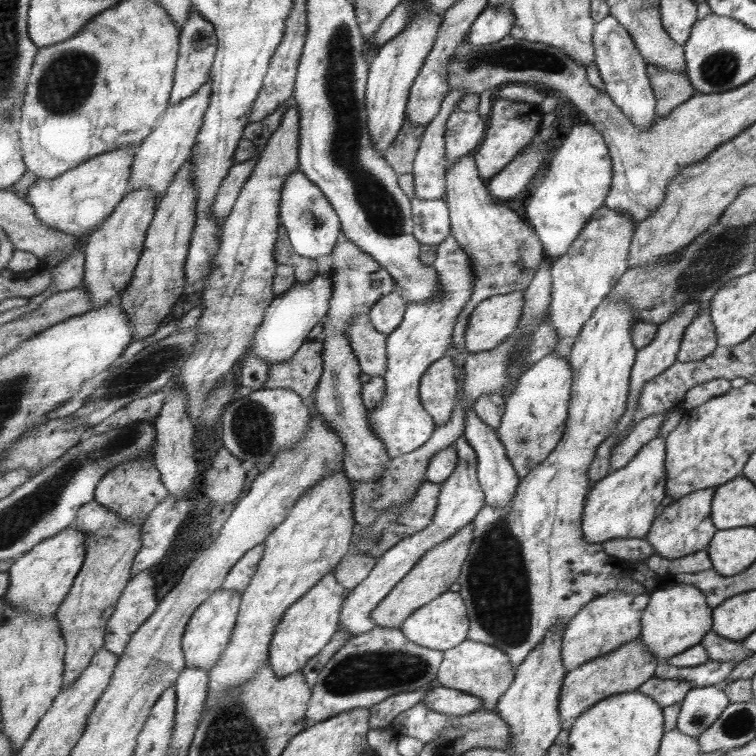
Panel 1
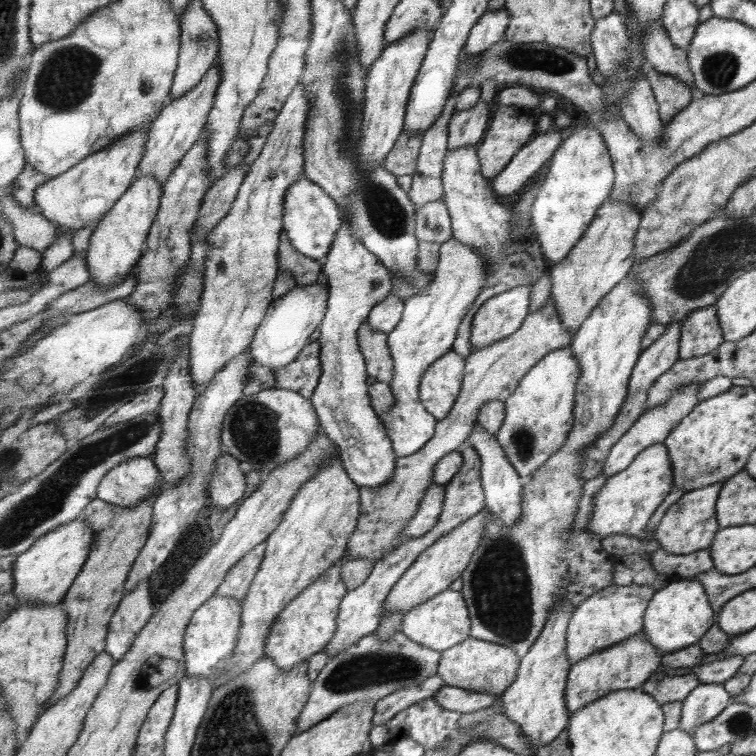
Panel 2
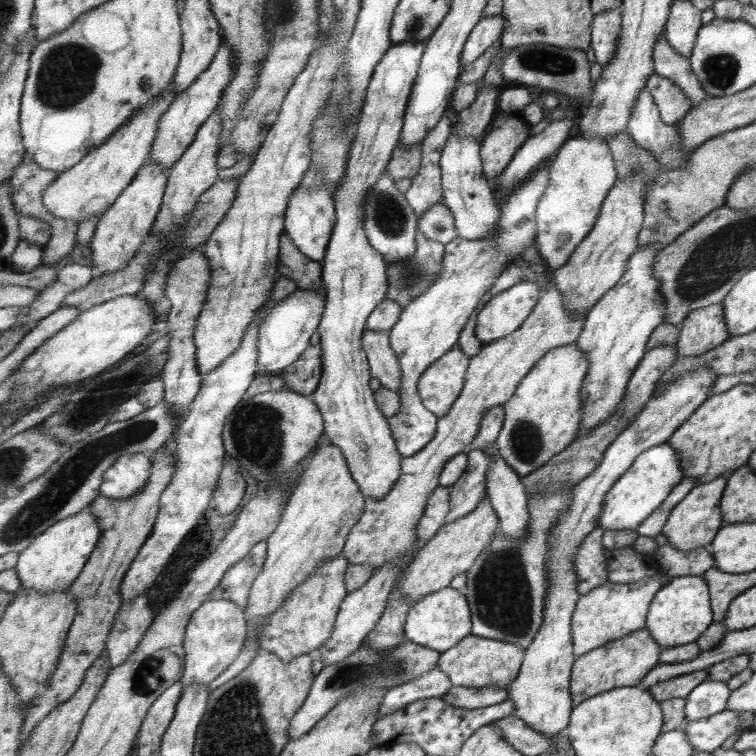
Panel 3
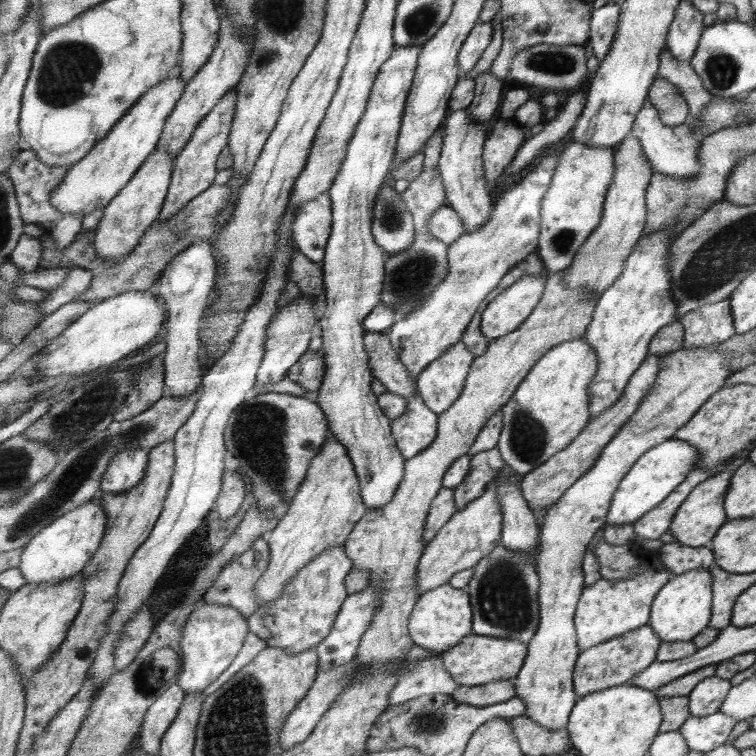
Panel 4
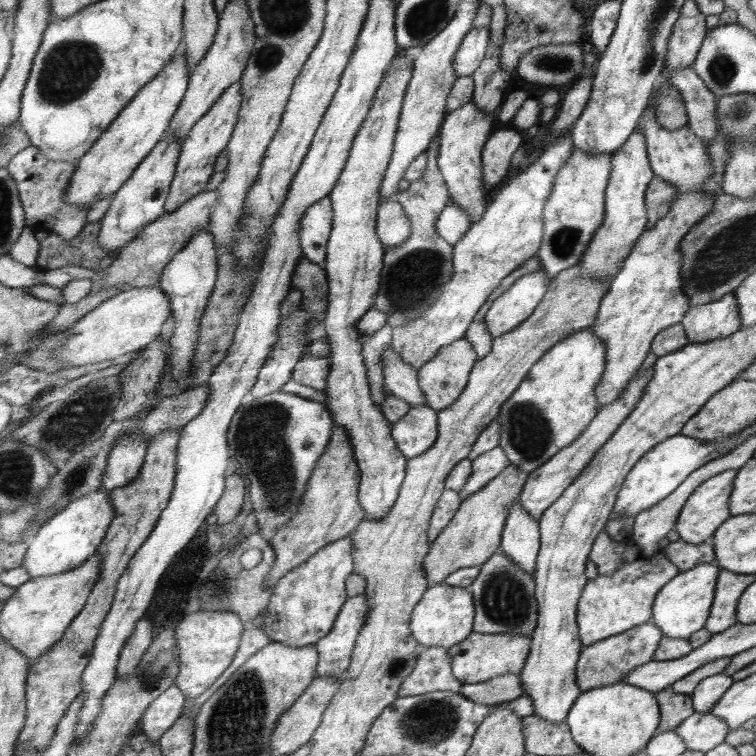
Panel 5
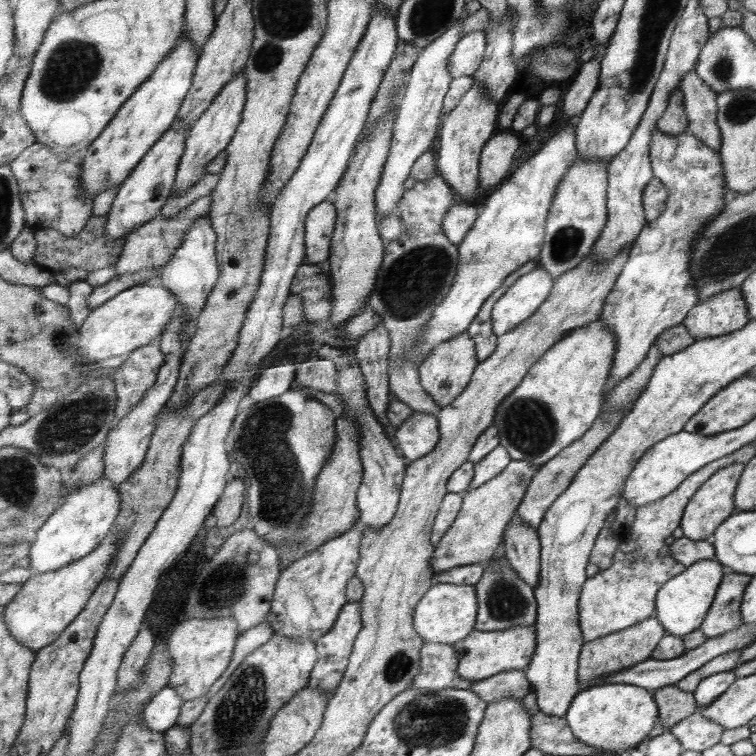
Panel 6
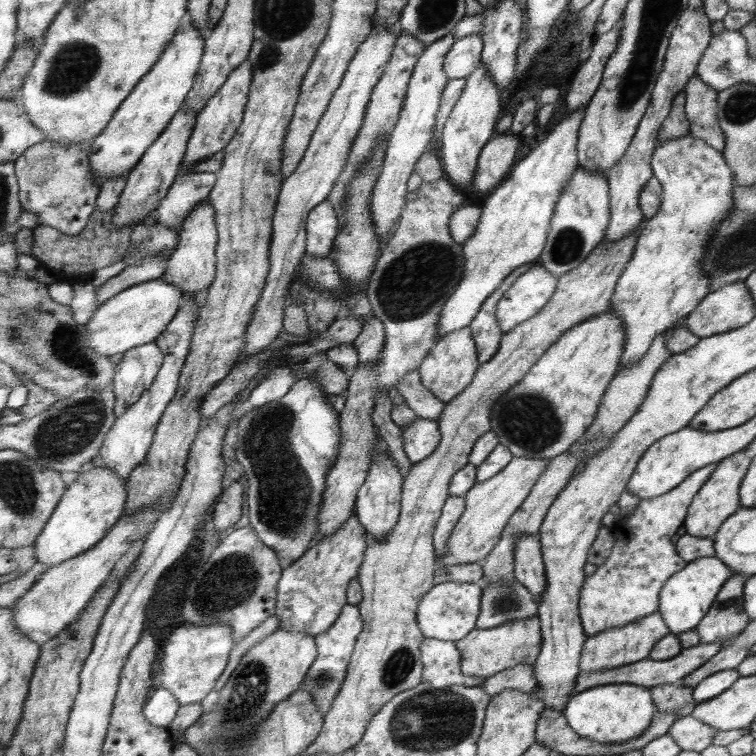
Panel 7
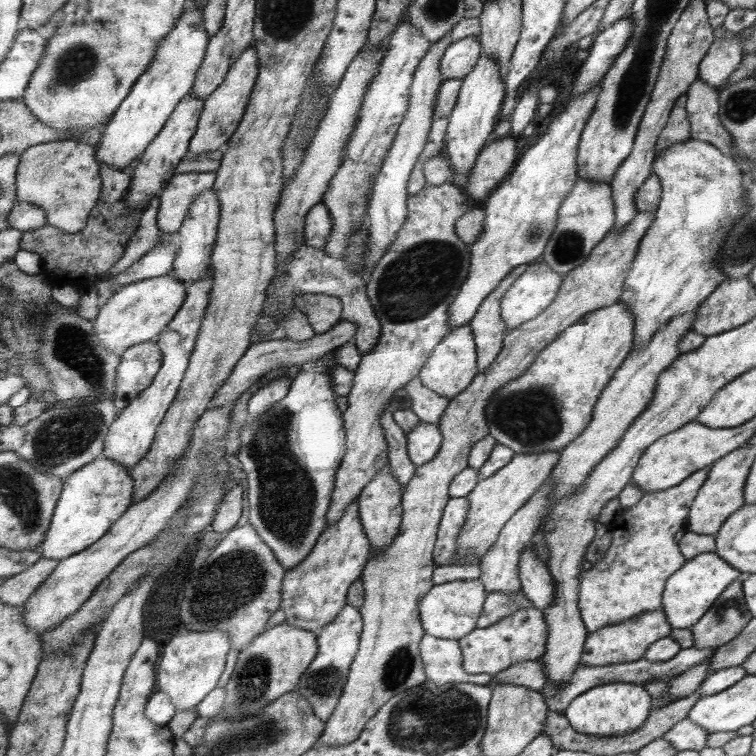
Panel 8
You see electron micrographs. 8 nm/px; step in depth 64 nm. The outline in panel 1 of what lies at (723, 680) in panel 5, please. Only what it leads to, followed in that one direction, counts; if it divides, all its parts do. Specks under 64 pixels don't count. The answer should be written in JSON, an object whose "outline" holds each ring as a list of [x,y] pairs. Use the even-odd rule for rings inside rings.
{"outline":[[[715,685],[691,687],[680,704],[676,729],[696,739],[717,720],[728,704],[728,698]]]}

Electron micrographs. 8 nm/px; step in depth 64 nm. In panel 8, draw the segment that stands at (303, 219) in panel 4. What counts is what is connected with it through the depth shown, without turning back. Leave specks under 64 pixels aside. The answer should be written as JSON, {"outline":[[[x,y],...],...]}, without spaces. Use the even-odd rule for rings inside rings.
{"outline":[[[325,203],[316,204],[306,218],[306,242],[325,251],[332,235],[333,225],[329,207]]]}

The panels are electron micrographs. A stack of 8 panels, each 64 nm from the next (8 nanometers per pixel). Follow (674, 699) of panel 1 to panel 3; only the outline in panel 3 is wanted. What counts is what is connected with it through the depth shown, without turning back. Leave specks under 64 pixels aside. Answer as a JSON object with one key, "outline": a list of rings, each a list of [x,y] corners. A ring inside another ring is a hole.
{"outline":[[[704,668],[696,672],[689,672],[669,678],[669,680],[665,680],[665,682],[657,682],[657,684],[653,684],[653,686],[648,686],[647,688],[652,693],[652,697],[660,703],[662,700],[671,698],[684,699],[694,686],[706,680],[707,669]]]}

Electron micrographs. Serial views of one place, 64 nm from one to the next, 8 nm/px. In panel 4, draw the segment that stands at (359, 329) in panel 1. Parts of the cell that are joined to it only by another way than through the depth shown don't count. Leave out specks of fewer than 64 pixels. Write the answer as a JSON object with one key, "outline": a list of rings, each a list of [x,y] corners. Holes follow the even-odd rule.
{"outline":[[[366,332],[363,345],[368,350],[372,373],[387,390],[407,400],[420,396],[416,378],[412,378],[411,370],[401,362],[400,354],[392,347],[390,335]]]}

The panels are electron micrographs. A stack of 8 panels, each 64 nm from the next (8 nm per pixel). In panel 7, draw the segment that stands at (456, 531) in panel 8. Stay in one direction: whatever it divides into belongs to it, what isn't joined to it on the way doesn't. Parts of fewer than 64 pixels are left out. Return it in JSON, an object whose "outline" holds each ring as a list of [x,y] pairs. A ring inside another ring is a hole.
{"outline":[[[450,495],[442,510],[440,521],[437,523],[436,537],[434,538],[438,558],[448,551],[453,530],[456,529],[456,524],[460,521],[465,509],[465,497]]]}

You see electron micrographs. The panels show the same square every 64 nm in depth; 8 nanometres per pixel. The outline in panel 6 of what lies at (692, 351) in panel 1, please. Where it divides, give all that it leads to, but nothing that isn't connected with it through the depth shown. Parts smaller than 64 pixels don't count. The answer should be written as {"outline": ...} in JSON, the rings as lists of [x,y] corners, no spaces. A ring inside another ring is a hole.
{"outline":[[[736,286],[697,302],[680,323],[696,341],[739,330],[747,321],[745,301]]]}

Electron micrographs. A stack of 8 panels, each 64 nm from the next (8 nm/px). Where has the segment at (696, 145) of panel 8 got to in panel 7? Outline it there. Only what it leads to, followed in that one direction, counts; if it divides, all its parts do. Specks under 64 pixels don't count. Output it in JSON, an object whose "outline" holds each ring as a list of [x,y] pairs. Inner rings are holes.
{"outline":[[[687,134],[687,136],[676,138],[676,140],[656,141],[655,150],[651,158],[651,167],[652,177],[660,182],[660,210],[648,220],[648,225],[641,231],[636,244],[636,252],[632,256],[632,261],[629,262],[627,270],[621,275],[620,281],[616,286],[616,294],[612,298],[612,305],[610,306],[610,310],[614,310],[614,313],[622,318],[625,328],[628,330],[628,342],[625,347],[624,356],[621,359],[620,370],[636,364],[636,362],[648,353],[649,345],[652,344],[653,337],[676,325],[678,321],[681,321],[682,318],[691,313],[697,304],[707,296],[708,286],[711,285],[711,282],[709,282],[708,274],[704,274],[703,266],[700,266],[700,262],[703,260],[704,252],[708,249],[708,242],[713,240],[712,236],[716,231],[716,226],[730,213],[733,206],[733,187],[735,184],[730,168],[724,161],[721,151],[709,146],[704,139],[695,138],[691,134]]]}

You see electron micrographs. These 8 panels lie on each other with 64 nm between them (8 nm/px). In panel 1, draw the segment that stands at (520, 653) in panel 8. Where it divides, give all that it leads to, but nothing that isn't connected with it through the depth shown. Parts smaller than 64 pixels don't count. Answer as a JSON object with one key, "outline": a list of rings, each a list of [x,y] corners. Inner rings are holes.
{"outline":[[[468,638],[459,646],[444,652],[438,681],[447,688],[482,698],[482,708],[495,711],[499,699],[509,690],[512,682],[516,681],[517,671],[513,671],[512,664],[510,656],[500,647],[485,642],[475,642]]]}

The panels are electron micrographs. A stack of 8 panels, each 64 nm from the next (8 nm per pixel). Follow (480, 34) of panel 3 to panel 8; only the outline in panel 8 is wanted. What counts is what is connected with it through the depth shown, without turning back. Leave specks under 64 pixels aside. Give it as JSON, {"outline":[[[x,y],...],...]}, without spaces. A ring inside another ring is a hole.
{"outline":[[[465,37],[451,42],[441,59],[441,72],[445,79],[463,79],[479,63],[482,46],[479,37]]]}

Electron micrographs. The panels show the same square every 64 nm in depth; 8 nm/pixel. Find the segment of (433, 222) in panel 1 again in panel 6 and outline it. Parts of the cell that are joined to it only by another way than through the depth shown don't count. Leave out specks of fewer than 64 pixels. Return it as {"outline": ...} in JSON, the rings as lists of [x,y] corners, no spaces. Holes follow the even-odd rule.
{"outline":[[[464,202],[451,206],[442,222],[447,238],[453,244],[460,245],[479,218],[480,211],[481,208],[476,208],[475,205]]]}

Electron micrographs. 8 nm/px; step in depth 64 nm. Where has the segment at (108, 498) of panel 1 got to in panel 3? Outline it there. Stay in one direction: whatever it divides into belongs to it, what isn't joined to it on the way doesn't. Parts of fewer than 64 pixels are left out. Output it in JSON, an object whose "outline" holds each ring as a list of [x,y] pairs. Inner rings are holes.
{"outline":[[[125,454],[105,472],[101,494],[117,500],[133,498],[144,489],[151,474],[152,460],[146,454]]]}

